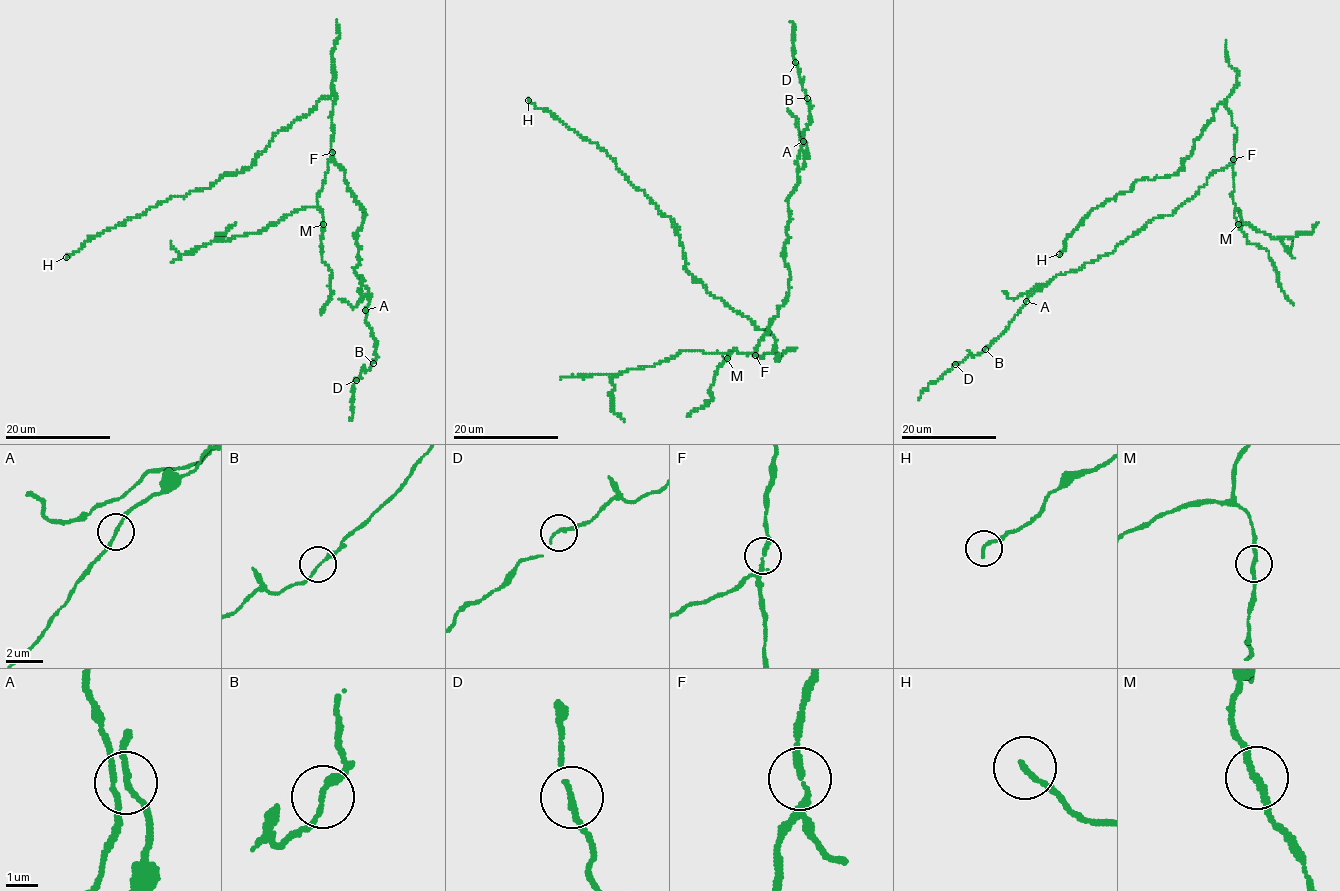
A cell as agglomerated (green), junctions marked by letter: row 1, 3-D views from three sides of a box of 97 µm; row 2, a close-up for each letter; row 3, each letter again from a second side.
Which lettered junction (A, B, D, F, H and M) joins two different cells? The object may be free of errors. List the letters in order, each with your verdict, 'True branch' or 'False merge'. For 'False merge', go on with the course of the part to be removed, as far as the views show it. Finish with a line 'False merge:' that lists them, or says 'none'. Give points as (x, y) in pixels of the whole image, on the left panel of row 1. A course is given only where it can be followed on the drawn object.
A: True branch
B: True branch
D: True branch
F: True branch
H: True branch
M: True branch
False merge: none

